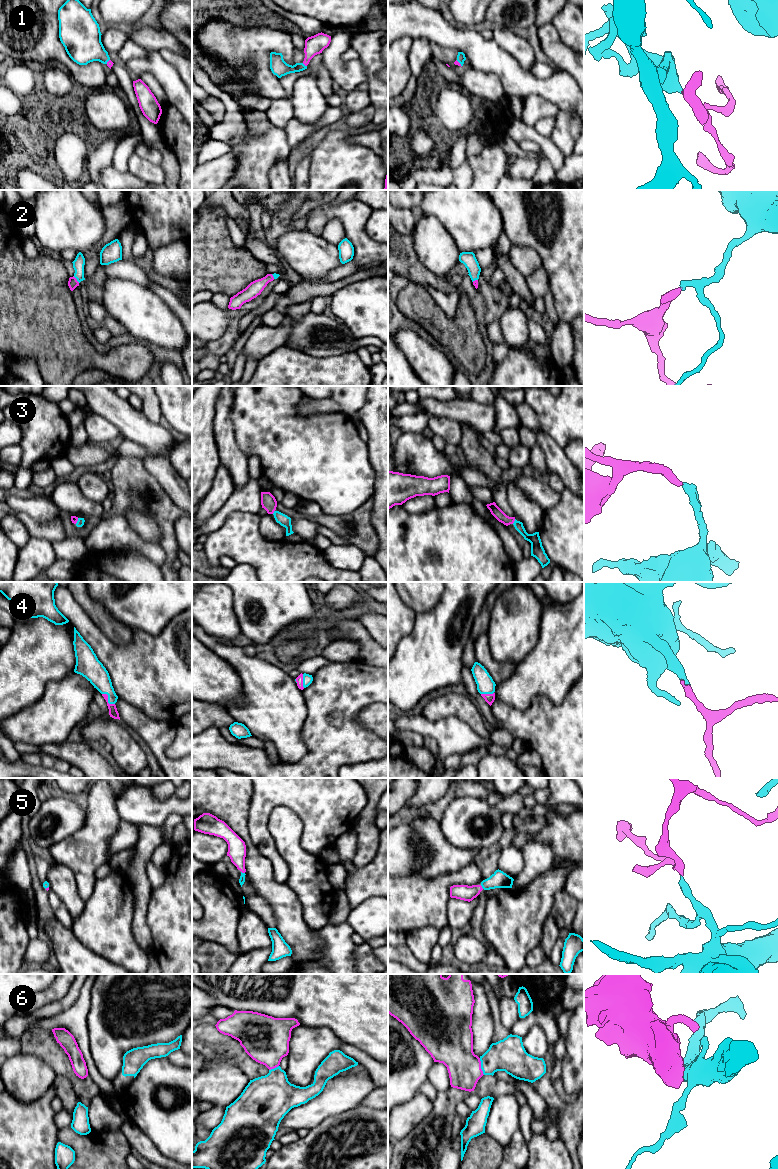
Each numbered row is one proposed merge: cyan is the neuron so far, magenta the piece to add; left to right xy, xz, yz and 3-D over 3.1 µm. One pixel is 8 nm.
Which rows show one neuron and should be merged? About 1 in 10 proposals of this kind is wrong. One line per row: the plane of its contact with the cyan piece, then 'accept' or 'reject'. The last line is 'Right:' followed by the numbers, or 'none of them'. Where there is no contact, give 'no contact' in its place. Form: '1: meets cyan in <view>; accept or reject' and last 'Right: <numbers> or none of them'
1: meets cyan in xz; accept
2: meets cyan in xy; accept
3: meets cyan in yz; accept
4: meets cyan in xy; accept
5: meets cyan in xz; accept
6: meets cyan in yz; accept
Right: 1, 2, 3, 4, 5, 6

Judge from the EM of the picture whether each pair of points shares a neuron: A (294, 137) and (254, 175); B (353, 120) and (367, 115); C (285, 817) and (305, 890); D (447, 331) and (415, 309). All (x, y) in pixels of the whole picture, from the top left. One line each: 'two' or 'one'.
A: two
B: one
C: one
D: one

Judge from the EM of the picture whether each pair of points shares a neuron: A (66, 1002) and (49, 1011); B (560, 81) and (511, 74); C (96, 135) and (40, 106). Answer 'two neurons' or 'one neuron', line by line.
A: one neuron
B: one neuron
C: one neuron

